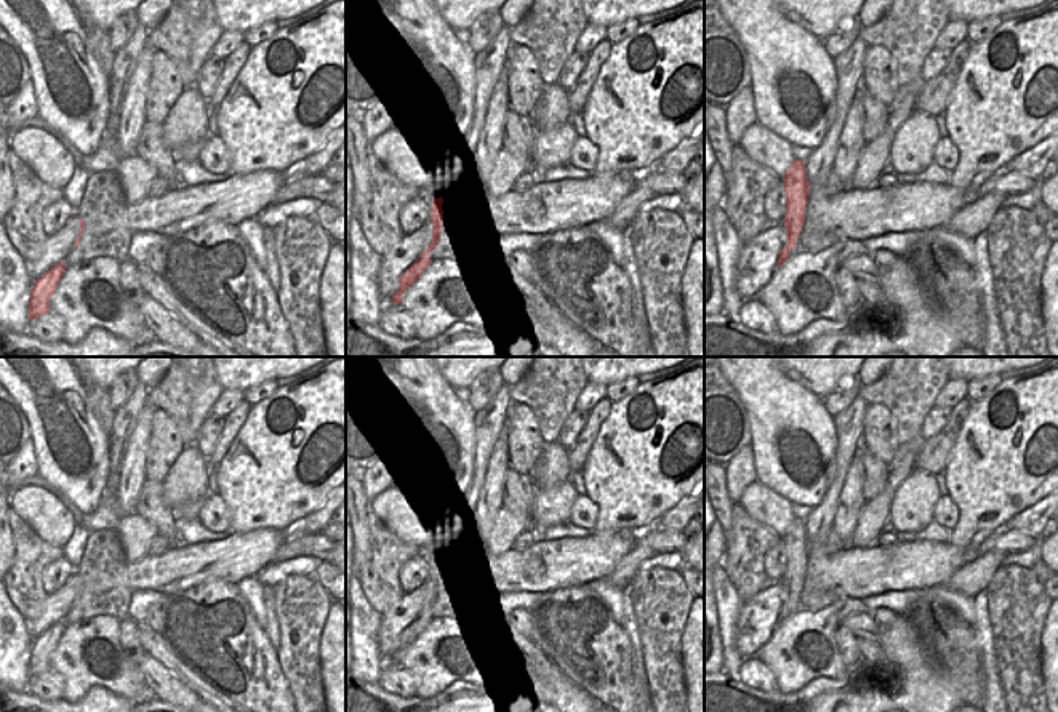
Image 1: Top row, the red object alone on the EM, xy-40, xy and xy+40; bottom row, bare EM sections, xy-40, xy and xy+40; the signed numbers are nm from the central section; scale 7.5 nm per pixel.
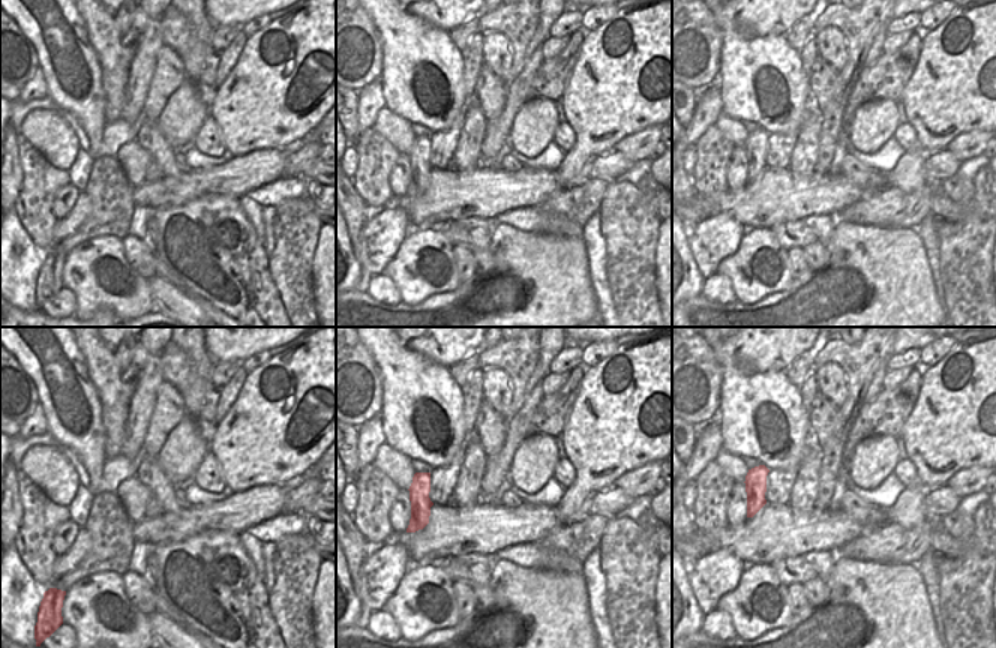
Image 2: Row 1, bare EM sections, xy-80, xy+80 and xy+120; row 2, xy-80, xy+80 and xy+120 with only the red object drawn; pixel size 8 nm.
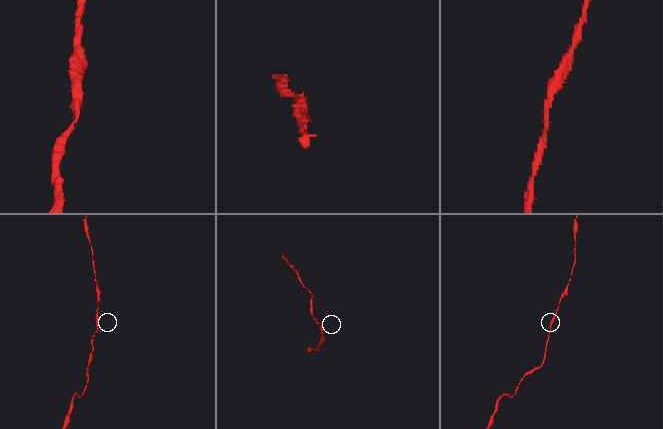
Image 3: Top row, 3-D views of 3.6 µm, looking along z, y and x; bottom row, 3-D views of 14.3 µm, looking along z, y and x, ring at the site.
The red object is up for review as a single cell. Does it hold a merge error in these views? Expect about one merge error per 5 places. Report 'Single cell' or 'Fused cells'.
Single cell

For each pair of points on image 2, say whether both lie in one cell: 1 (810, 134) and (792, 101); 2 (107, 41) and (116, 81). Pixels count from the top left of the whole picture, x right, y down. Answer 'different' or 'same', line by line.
1: different
2: same

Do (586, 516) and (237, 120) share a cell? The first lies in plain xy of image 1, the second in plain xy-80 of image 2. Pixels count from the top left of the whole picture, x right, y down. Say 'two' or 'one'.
two

